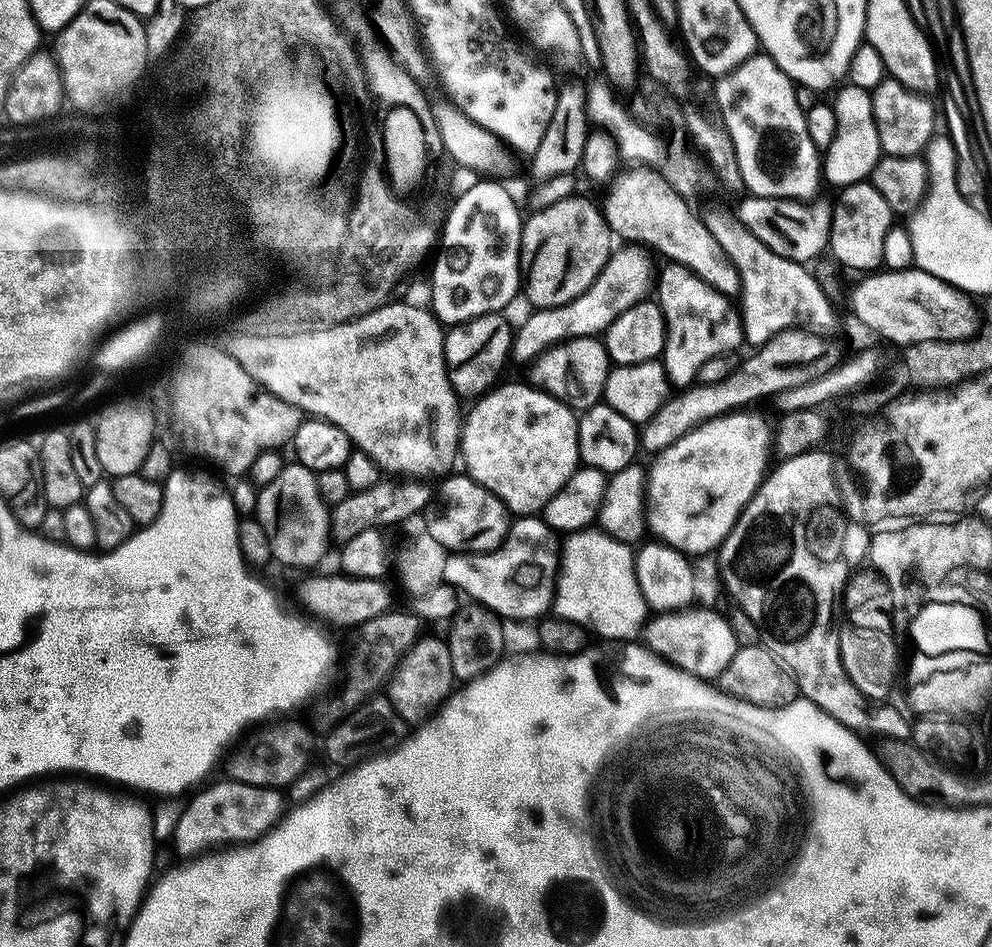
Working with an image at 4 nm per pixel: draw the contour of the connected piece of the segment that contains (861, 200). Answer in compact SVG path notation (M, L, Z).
M870 182L848 184L835 194L828 235L830 253L838 263L853 268L859 274L879 269L884 263L882 245L886 243L886 234L894 226L894 214L890 206L886 206L886 198L882 198Z

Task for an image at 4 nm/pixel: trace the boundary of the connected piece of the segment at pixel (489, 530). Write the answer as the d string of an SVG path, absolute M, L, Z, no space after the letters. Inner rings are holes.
M449 474L439 481L440 489L435 489L426 509L426 532L449 553L493 552L508 532L510 513L497 496L486 490L486 486L474 482L467 474L456 475Z

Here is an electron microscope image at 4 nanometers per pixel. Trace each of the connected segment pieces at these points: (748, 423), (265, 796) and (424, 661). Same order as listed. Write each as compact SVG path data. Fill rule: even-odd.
M737 410L727 416L715 416L704 424L691 428L678 442L655 453L652 465L646 468L646 528L657 541L687 554L689 557L715 553L720 543L730 534L734 522L759 490L769 471L768 456L773 429L750 410Z
M231 778L223 779L217 784L204 786L209 788L201 787L201 792L184 804L182 818L178 818L178 826L170 837L170 844L176 847L180 858L198 856L221 846L247 844L249 840L266 835L284 815L286 800L277 789L250 786Z
M426 636L417 639L412 649L402 657L400 665L386 685L386 695L394 710L398 710L401 718L412 726L427 720L454 691L447 643L443 639L435 640L432 636Z

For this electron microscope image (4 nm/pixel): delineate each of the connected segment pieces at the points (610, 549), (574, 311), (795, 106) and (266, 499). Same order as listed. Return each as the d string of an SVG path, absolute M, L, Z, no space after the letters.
M587 528L580 532L569 533L563 539L560 560L552 607L555 615L581 625L595 635L597 633L606 639L604 640L606 642L632 642L643 633L650 616L650 609L638 584L635 553L629 545L610 538L599 528Z
M625 243L613 251L604 269L591 286L578 298L560 308L538 308L529 311L529 316L515 329L510 356L513 361L534 360L545 349L554 344L563 344L573 336L599 337L630 306L641 304L654 292L654 281L658 276L657 265L652 265L653 253L647 247Z
M753 54L734 70L719 77L716 84L716 104L720 107L719 119L734 142L734 154L738 154L738 170L742 174L744 188L751 195L775 200L803 200L805 202L817 195L816 187L822 184L822 156L810 142L806 131L805 109L800 108L796 97L797 85L793 84L772 59L766 54Z
M285 463L282 474L257 491L254 519L266 530L266 538L270 538L275 563L312 570L330 549L330 509L318 498L316 473L301 464Z

